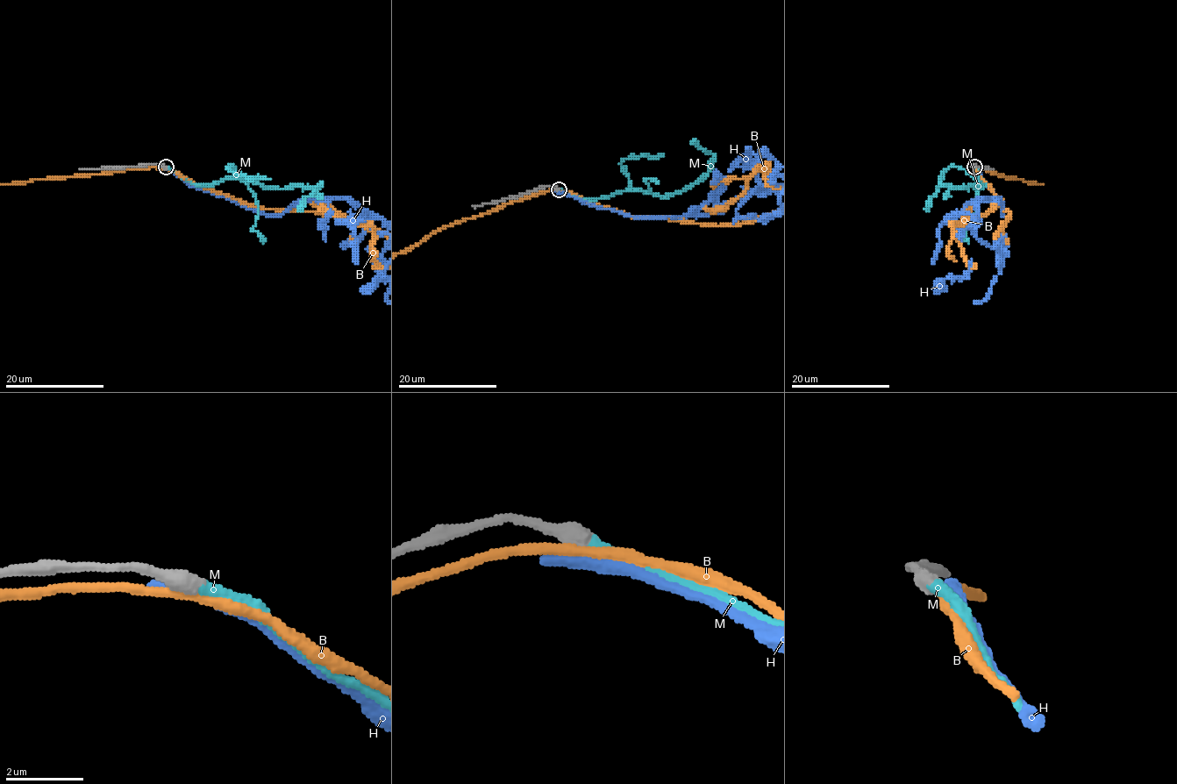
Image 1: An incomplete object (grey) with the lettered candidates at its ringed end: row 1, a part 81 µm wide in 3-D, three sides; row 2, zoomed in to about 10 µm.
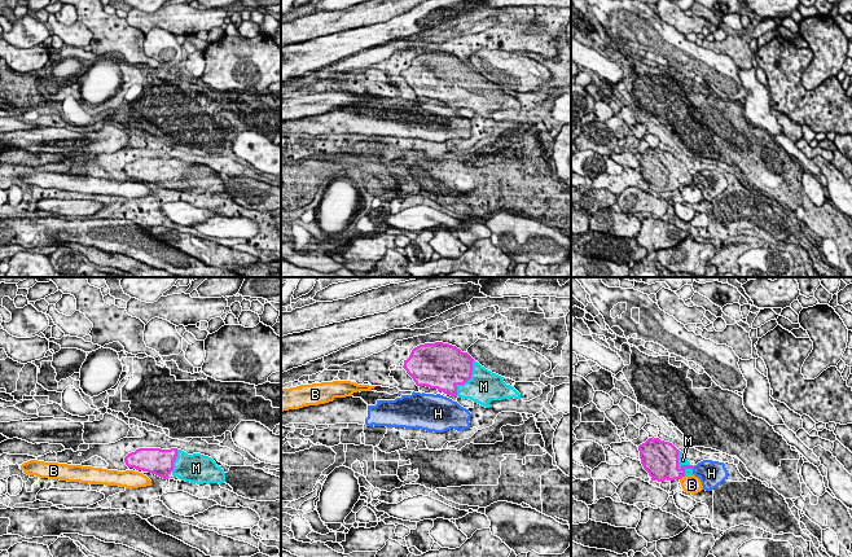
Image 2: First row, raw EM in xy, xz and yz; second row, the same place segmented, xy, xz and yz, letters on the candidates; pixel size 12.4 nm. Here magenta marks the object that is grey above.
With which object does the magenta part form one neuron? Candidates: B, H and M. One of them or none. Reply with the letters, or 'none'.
M

